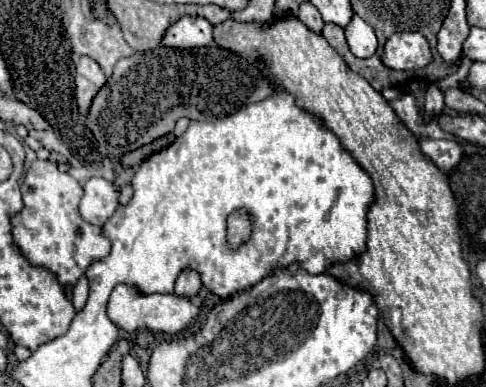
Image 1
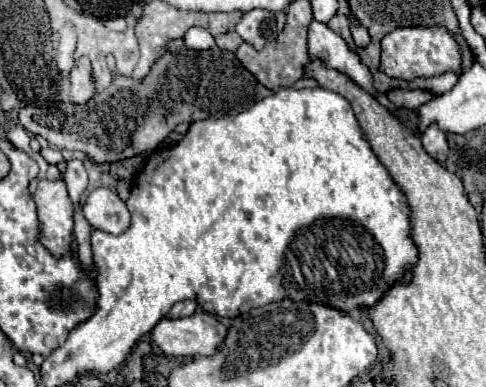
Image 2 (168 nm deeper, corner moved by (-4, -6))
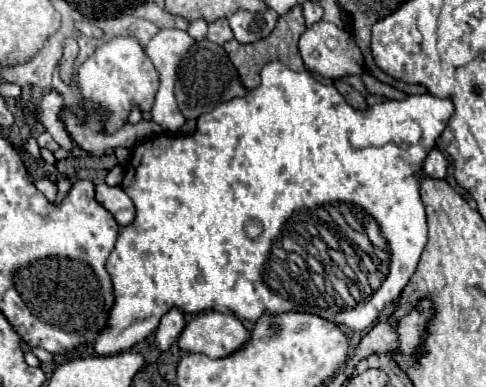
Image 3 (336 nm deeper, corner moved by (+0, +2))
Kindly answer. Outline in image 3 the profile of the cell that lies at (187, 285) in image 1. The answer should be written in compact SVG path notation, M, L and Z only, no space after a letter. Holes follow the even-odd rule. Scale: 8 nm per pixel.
M170 308L170 310L162 316L162 320L160 320L160 324L158 324L158 330L156 330L156 344L158 344L158 348L160 348L160 350L168 350L170 344L172 344L172 342L178 338L178 334L182 332L184 324L186 324L184 312L182 312L180 308Z

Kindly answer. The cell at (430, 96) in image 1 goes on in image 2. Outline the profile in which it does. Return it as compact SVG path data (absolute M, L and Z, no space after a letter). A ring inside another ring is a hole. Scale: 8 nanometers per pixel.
M432 124L424 134L422 134L422 144L424 150L436 160L436 162L444 162L448 158L448 142L446 142L446 134L440 132L440 128L436 124Z

